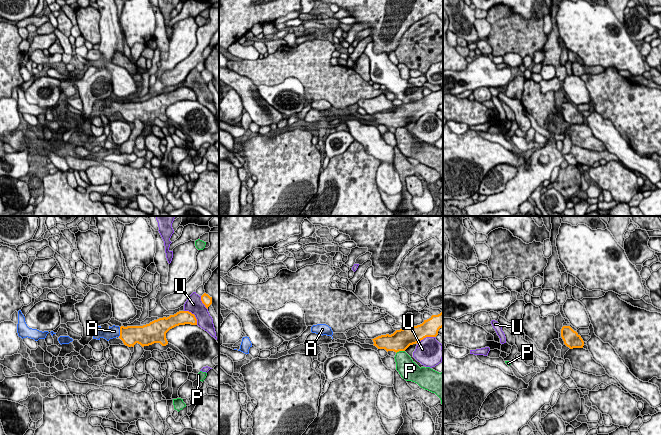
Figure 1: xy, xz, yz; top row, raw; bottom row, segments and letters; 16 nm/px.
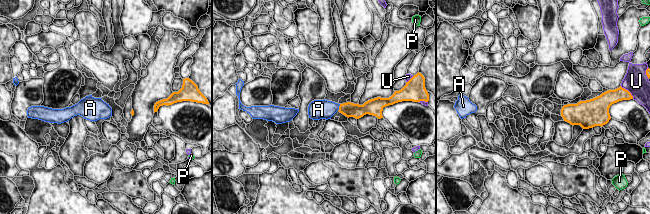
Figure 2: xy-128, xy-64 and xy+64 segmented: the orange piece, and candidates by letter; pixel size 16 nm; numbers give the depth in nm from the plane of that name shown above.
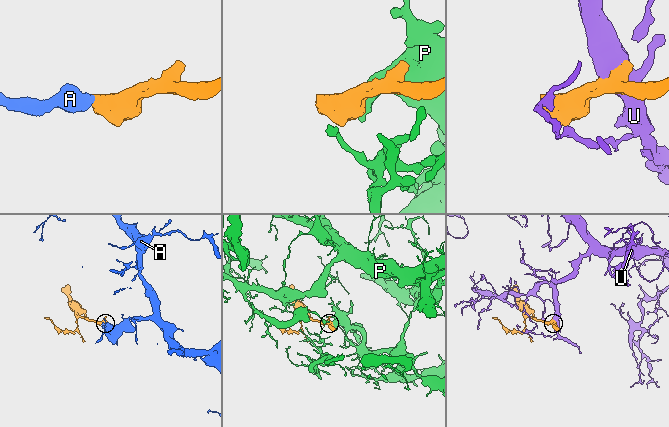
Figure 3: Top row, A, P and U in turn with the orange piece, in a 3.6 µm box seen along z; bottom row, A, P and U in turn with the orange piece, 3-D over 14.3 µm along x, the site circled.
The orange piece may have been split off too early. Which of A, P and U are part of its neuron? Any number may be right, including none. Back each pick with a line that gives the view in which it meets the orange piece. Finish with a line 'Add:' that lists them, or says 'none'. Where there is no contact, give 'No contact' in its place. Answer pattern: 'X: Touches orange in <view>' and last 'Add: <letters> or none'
A: Touches orange in xy
Add: A

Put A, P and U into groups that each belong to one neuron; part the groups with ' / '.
A / P / U

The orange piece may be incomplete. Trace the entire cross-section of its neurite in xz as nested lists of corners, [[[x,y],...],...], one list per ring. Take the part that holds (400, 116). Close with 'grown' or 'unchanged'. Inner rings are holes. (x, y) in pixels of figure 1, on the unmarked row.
[[[443,87],[438,91],[432,91],[420,101],[396,106],[393,110],[381,111],[373,116],[378,125],[388,127],[405,127],[410,121],[418,120],[426,113],[436,113],[443,103]]] | unchanged

